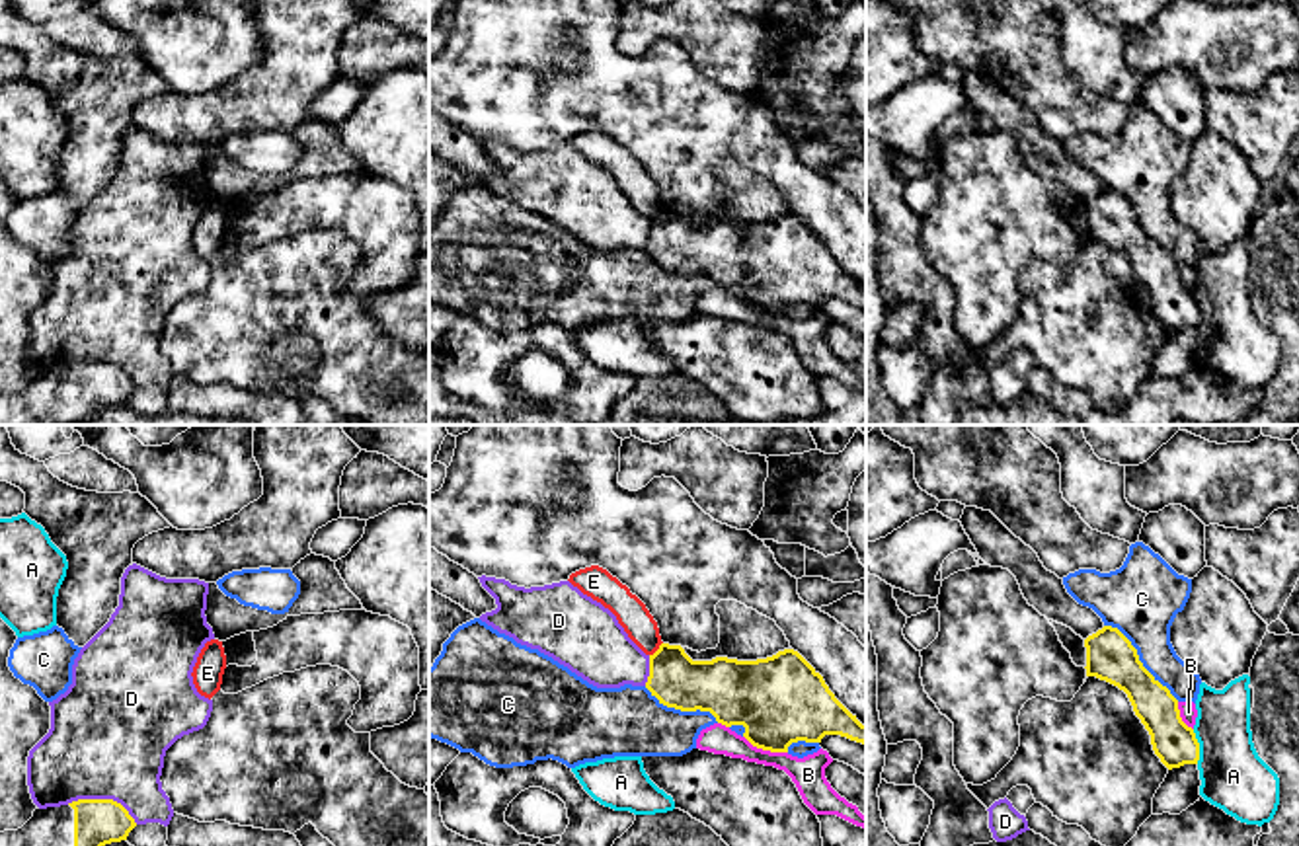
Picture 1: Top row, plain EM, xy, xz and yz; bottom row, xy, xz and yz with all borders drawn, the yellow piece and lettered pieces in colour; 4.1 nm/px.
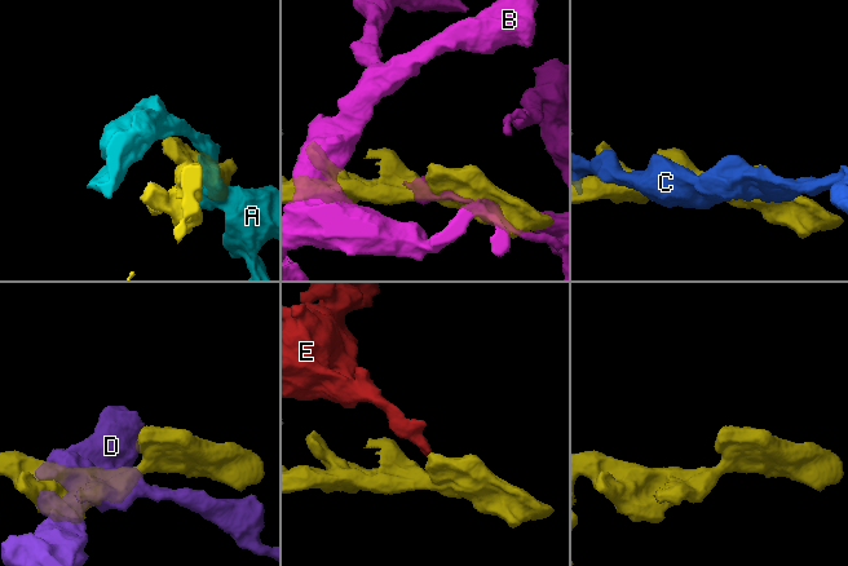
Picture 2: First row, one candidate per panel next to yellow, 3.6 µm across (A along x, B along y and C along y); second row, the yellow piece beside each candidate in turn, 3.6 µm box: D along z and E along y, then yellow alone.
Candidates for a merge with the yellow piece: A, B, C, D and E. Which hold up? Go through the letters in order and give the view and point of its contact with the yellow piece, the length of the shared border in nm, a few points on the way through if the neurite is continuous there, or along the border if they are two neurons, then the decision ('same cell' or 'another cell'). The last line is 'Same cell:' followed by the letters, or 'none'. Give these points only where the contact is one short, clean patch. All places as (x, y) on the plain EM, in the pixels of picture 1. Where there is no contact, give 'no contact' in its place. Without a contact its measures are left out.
A: contact yz (1198, 310); length 150 nm; another cell
B: contact xz (765, 312); length 200 nm; another cell
C: contact yz (1138, 223); length 440 nm; another cell
D: contact xy (104, 363); length 300 nm; another cell
E: contact xz (658, 213); length 80 nm; border xz (662, 205), (650, 219); another cell
Same cell: none

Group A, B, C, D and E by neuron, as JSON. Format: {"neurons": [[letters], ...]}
{"neurons": [["A"], ["B"], ["C"], ["D"], ["E"]]}

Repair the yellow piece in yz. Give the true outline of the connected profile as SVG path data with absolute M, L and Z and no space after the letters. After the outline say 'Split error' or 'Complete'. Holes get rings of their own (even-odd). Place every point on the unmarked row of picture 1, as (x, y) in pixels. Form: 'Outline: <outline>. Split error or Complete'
Outline: M1104 189L1084 203L1086 240L1106 244L1123 253L1151 298L1161 326L1172 333L1198 327L1200 306L1178 273L1178 263L1139 224L1131 205L1112 189Z. Complete

